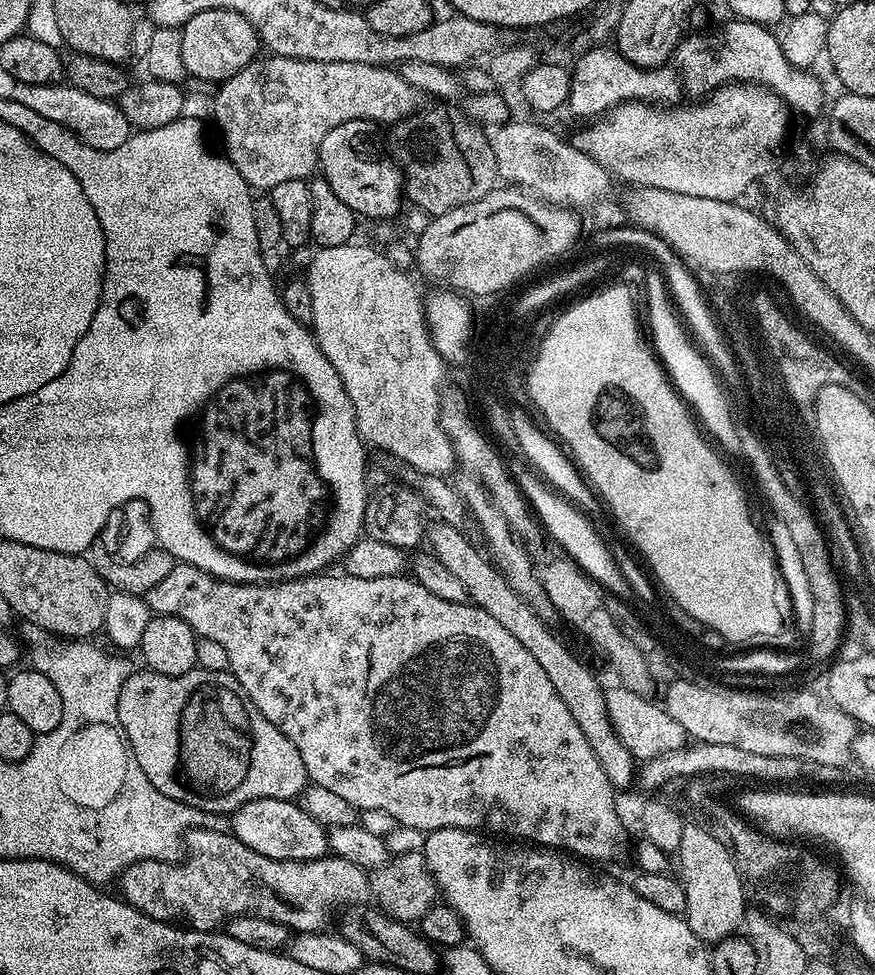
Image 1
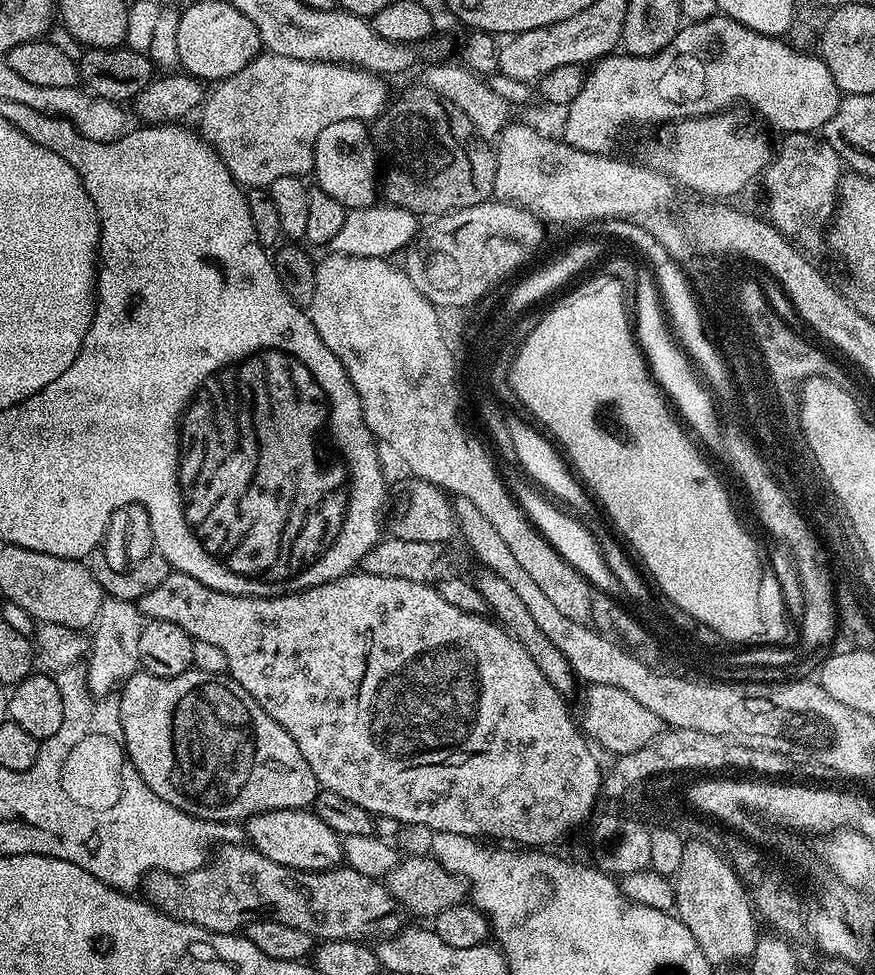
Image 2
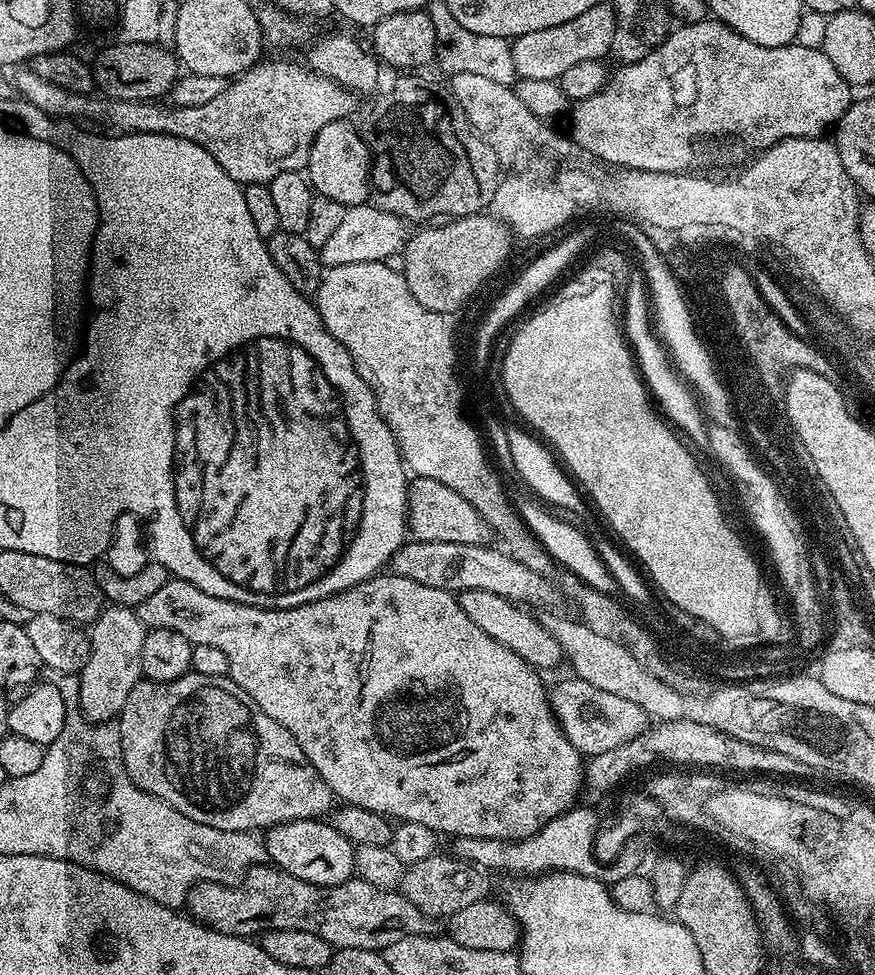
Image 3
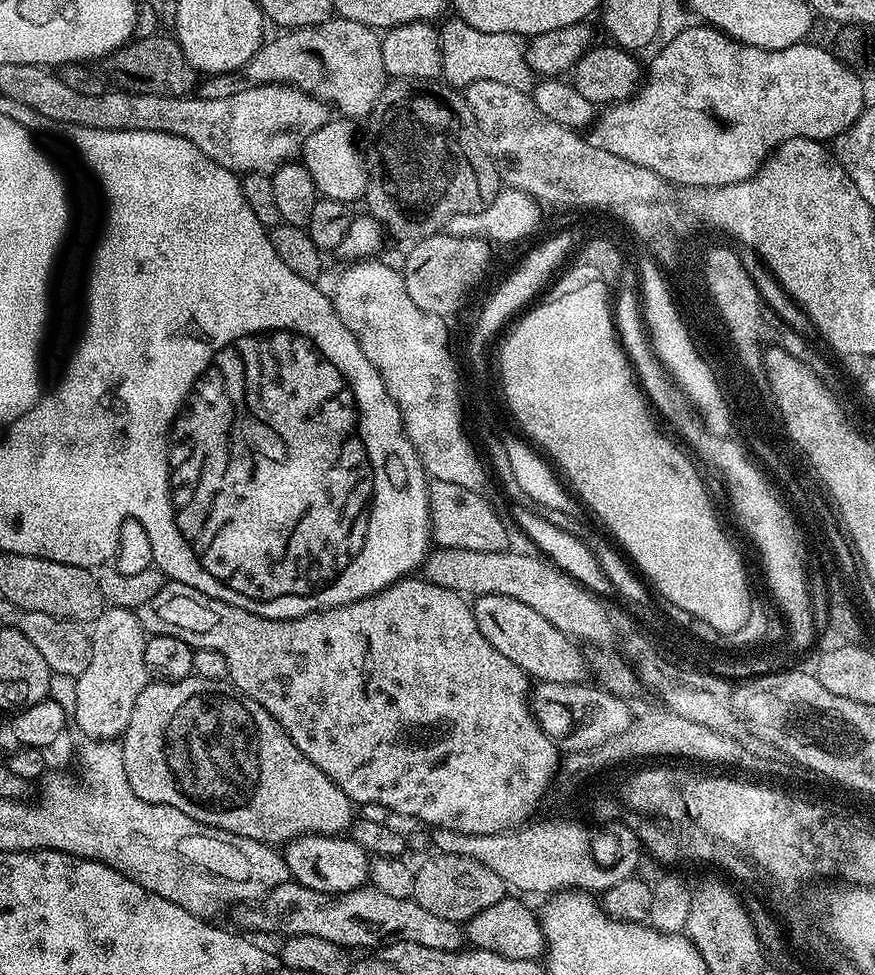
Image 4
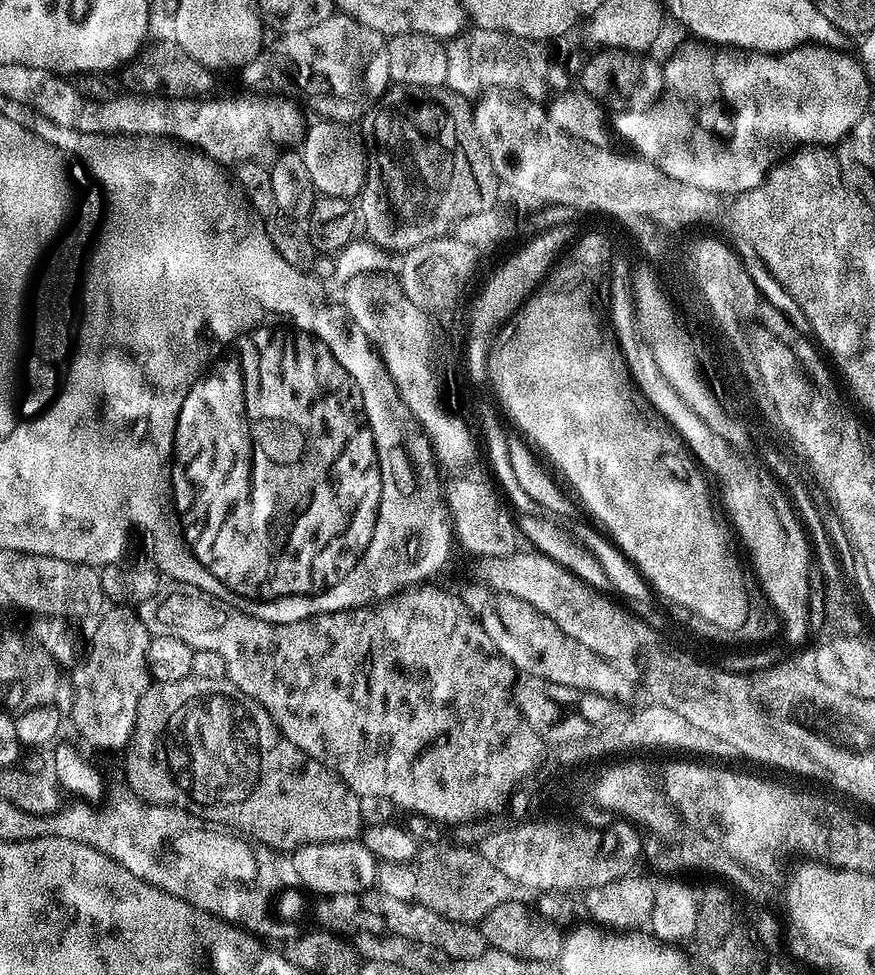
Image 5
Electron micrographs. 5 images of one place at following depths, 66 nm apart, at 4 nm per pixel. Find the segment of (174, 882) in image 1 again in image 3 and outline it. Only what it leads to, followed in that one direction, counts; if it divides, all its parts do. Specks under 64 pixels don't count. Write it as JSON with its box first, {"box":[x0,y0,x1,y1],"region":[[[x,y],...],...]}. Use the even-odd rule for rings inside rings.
{"box":[187,866,433,952],"region":[[[275,866],[264,867],[249,868],[243,877],[245,880],[241,888],[232,888],[236,886],[228,882],[205,882],[196,885],[188,893],[187,911],[207,928],[213,928],[222,934],[252,938],[274,928],[306,930],[306,934],[318,934],[318,938],[326,938],[326,942],[330,942],[333,949],[357,948],[379,952],[394,942],[402,942],[402,938],[407,936],[423,936],[433,931],[433,921],[425,916],[422,910],[418,910],[414,902],[404,897],[403,891],[378,890],[370,886],[370,882],[359,878],[353,878],[338,886],[314,886],[302,878],[294,878],[294,874],[281,872]]]}

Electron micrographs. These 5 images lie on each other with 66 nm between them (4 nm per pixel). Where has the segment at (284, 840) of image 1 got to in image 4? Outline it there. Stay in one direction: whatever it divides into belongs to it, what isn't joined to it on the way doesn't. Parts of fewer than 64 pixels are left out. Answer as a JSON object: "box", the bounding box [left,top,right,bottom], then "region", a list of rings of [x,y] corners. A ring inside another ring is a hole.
{"box":[282,834,370,894],"region":[[[315,834],[299,836],[296,840],[288,841],[286,847],[283,849],[282,855],[288,867],[287,875],[295,880],[296,883],[306,886],[310,890],[343,894],[352,892],[355,888],[365,887],[369,883],[368,866],[370,857],[368,853],[364,851],[362,846],[354,843],[352,839],[345,838],[340,834],[335,836],[317,836]]]}

